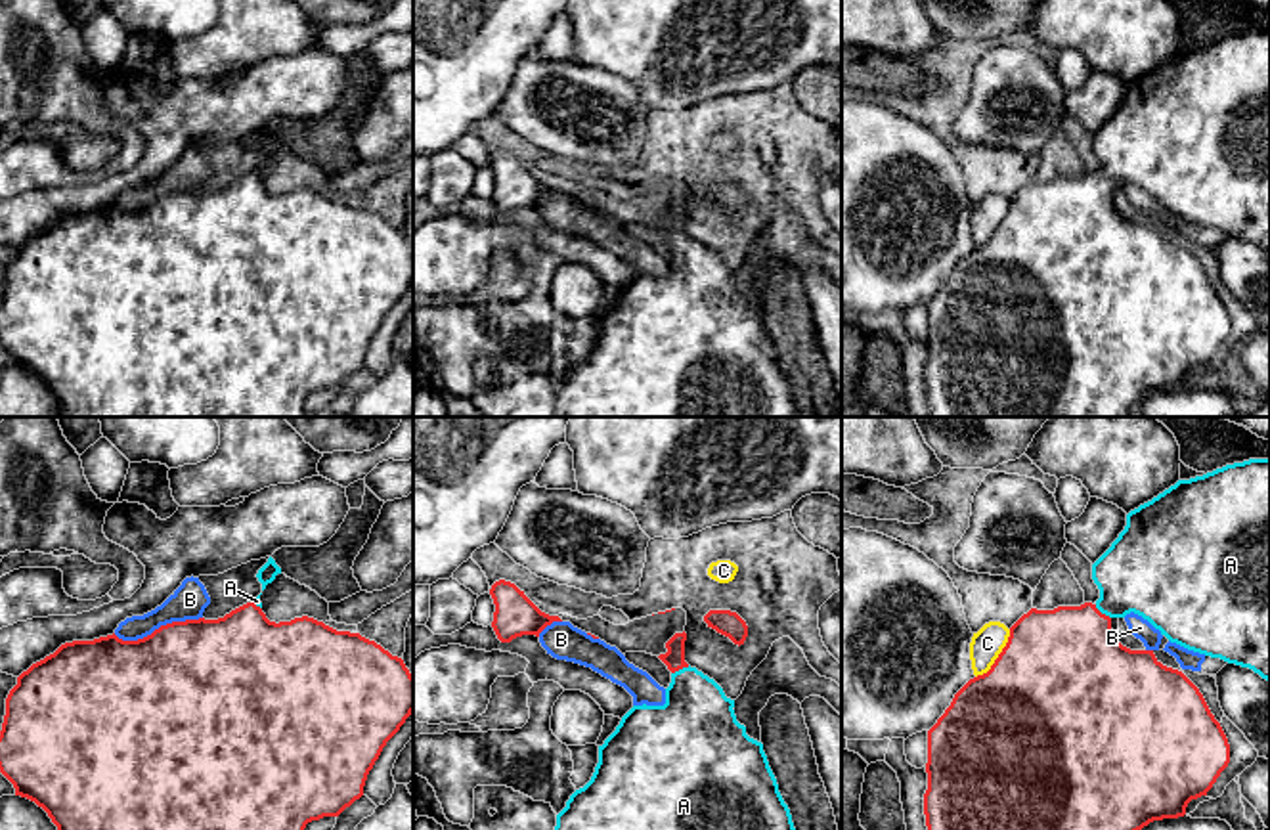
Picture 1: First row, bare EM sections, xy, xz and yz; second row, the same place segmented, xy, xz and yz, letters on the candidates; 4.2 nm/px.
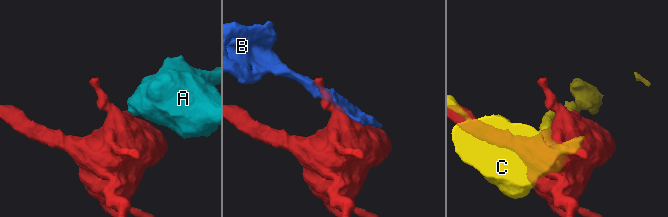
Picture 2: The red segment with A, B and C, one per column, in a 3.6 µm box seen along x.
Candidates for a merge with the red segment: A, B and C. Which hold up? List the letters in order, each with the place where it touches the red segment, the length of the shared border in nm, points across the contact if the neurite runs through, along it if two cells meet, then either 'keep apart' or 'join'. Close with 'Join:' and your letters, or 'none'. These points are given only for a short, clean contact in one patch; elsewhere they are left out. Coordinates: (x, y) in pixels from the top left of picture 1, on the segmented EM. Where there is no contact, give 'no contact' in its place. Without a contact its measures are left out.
A: meets red in xz at (679, 668); contact 90 nm long; runs through xz (674, 658), (679, 668), (697, 708), (697, 723); join
B: meets red in xy at (159, 628); contact 380 nm long; keep apart
C: meets red in yz at (999, 656); contact 260 nm long; keep apart
Join: A

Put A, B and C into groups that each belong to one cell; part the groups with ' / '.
A / B / C

